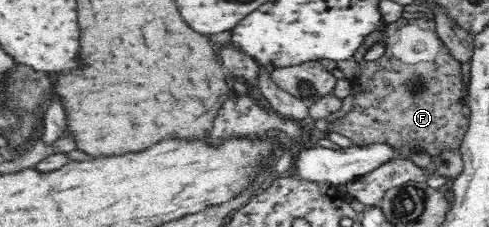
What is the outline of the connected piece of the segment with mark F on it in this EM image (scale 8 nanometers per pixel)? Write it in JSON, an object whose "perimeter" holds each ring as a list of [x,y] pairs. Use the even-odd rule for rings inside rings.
{"perimeter":[[[430,17],[413,18],[413,21],[406,19],[405,21],[395,21],[393,25],[388,23],[388,48],[387,53],[375,61],[368,60],[369,49],[372,44],[379,42],[380,35],[378,33],[369,34],[367,39],[360,45],[358,51],[354,54],[356,62],[360,65],[360,75],[351,81],[351,89],[353,90],[353,106],[352,110],[343,117],[337,118],[329,123],[329,131],[340,133],[352,140],[355,146],[371,145],[371,144],[389,144],[398,147],[403,153],[403,157],[409,154],[419,154],[426,152],[431,156],[438,156],[444,151],[459,150],[461,142],[468,132],[470,122],[470,107],[468,104],[463,105],[459,102],[461,97],[467,100],[468,93],[463,90],[463,76],[461,76],[462,64],[455,60],[448,48],[445,48],[445,42],[437,33],[436,25]],[[399,29],[421,29],[423,33],[427,33],[429,37],[429,49],[431,49],[431,39],[433,39],[433,55],[439,61],[435,63],[433,60],[427,63],[419,63],[419,65],[405,65],[403,61],[399,61]]]}

